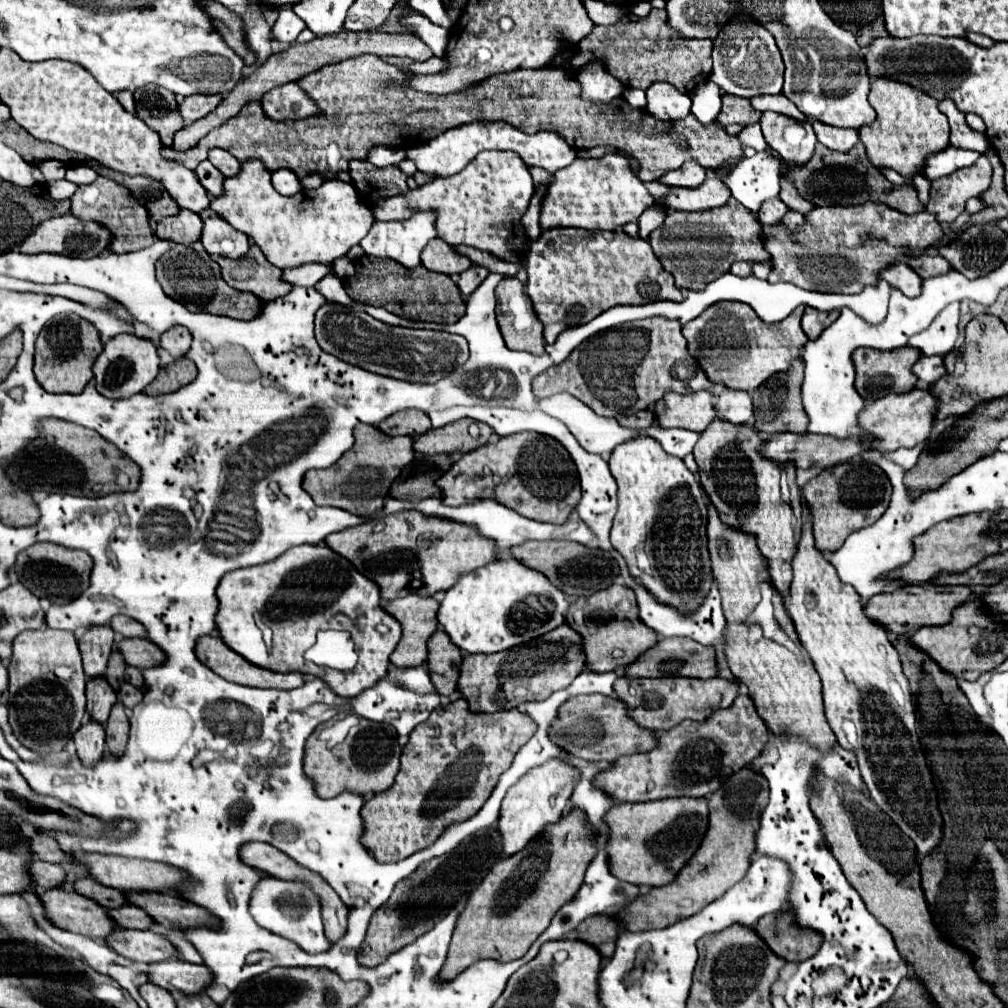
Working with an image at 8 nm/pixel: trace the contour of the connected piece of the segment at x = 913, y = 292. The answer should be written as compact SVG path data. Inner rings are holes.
M894 263L880 275L890 283L890 287L900 289L906 297L918 297L918 293L922 293L922 279L906 263Z

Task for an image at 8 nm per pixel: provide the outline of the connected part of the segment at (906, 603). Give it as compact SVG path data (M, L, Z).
M908 585L908 587L900 587L892 593L880 593L868 599L866 603L866 617L874 619L874 623L882 625L884 629L896 633L896 635L908 635L914 633L920 627L934 627L934 625L944 625L946 621L950 621L952 611L956 605L968 601L972 595L970 587L962 587L962 585Z

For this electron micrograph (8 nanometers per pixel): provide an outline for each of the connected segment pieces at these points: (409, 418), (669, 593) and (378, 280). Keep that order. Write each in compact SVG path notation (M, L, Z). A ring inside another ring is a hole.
M406 409L406 411L400 411L400 413L394 413L392 417L384 419L382 423L378 423L378 429L386 435L422 435L430 429L430 419L428 415L424 415L422 411L418 409Z
M638 437L624 445L618 445L610 455L610 473L618 483L618 513L612 527L612 547L626 559L628 571L634 581L642 583L652 597L664 601L664 605L674 605L680 613L694 613L698 605L706 599L712 587L712 565L708 555L708 503L694 475L686 469L684 461L668 455L658 441L650 437ZM638 549L642 549L650 561L650 569L638 565Z
M360 257L354 261L356 273L344 281L346 293L366 305L386 307L390 313L412 319L412 321L432 321L432 323L456 323L464 315L464 301L456 283L442 273L426 271L422 265L416 269L406 269L392 259L378 259L378 257Z

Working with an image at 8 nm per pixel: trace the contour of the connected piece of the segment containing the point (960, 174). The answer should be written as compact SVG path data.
M980 155L974 165L932 181L926 209L934 213L940 223L952 223L964 211L968 199L982 195L990 187L990 177L990 161L986 155Z

